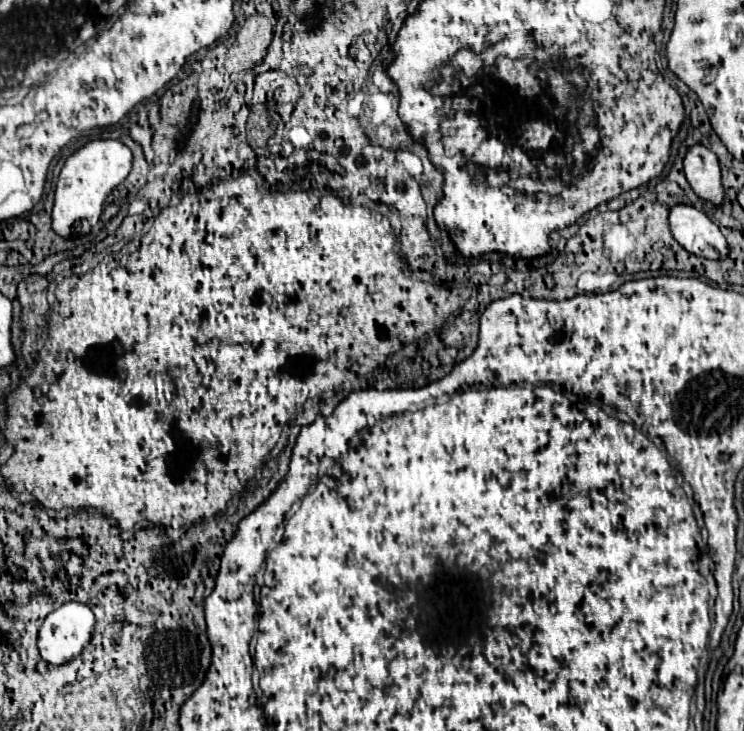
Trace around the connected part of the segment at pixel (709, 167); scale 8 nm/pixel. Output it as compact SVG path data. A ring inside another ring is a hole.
M692 145L684 155L684 173L694 193L716 205L724 199L718 157L704 145Z

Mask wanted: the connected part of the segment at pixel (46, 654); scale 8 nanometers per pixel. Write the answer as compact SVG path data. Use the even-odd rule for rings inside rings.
M64 603L48 613L38 631L38 649L44 661L62 665L80 655L94 629L94 615L82 603Z

